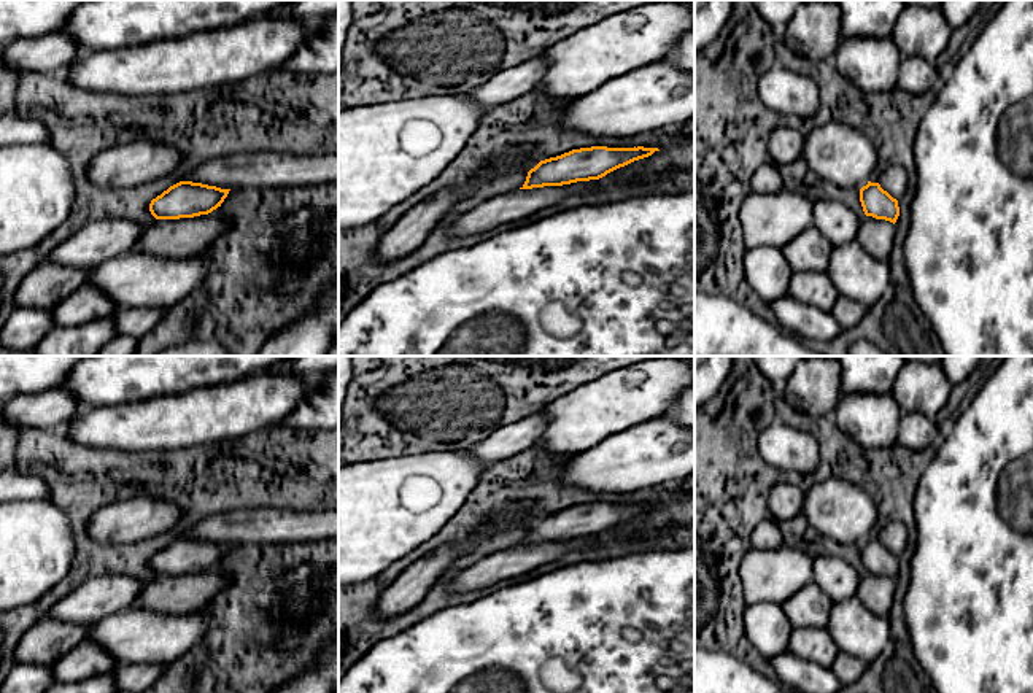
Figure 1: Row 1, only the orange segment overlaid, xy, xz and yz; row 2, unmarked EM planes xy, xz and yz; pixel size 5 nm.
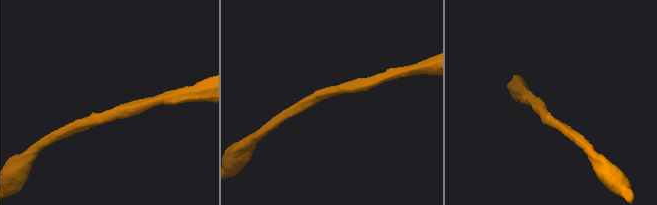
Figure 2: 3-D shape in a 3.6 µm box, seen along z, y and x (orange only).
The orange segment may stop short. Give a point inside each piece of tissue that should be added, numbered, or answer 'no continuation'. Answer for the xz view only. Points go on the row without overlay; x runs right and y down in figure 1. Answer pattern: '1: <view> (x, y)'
no continuation

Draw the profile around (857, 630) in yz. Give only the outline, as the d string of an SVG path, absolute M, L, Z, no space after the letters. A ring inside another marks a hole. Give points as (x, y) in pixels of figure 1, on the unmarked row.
M858 598L833 602L828 633L839 652L872 663L890 639L887 617L876 615Z

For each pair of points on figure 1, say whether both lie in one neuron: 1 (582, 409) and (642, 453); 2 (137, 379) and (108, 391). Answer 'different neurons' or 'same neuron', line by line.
1: different neurons
2: same neuron

